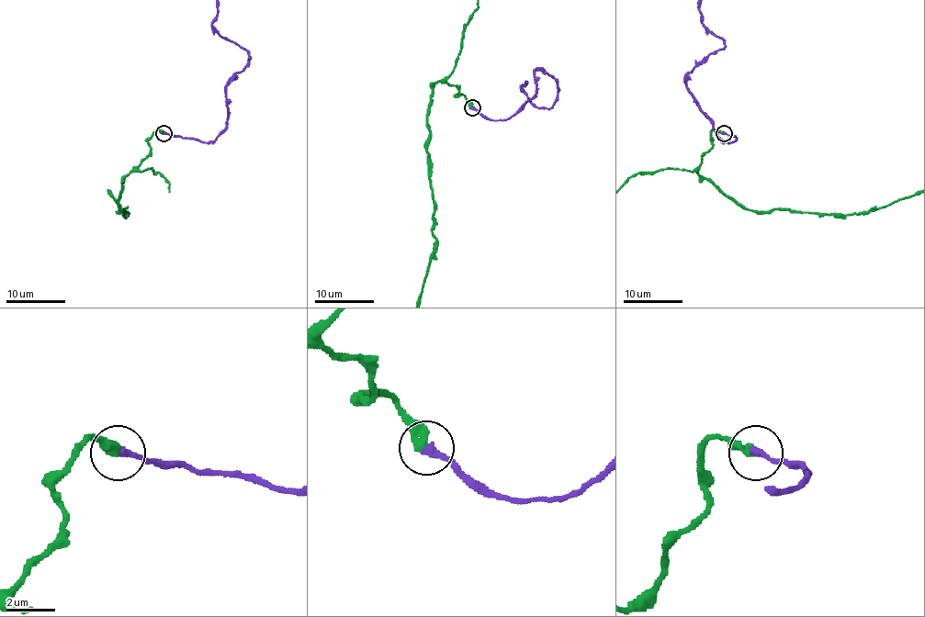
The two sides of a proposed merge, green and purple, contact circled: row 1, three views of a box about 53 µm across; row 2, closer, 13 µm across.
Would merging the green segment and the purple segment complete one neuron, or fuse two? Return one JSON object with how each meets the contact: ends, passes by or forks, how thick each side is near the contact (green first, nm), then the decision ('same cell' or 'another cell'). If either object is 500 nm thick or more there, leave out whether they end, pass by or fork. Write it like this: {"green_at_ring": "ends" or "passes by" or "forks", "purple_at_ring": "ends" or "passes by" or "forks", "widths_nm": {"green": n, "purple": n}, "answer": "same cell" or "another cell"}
{"green_at_ring": "ends", "purple_at_ring": "ends", "widths_nm": {"green": 400, "purple": 320}, "answer": "same cell"}

